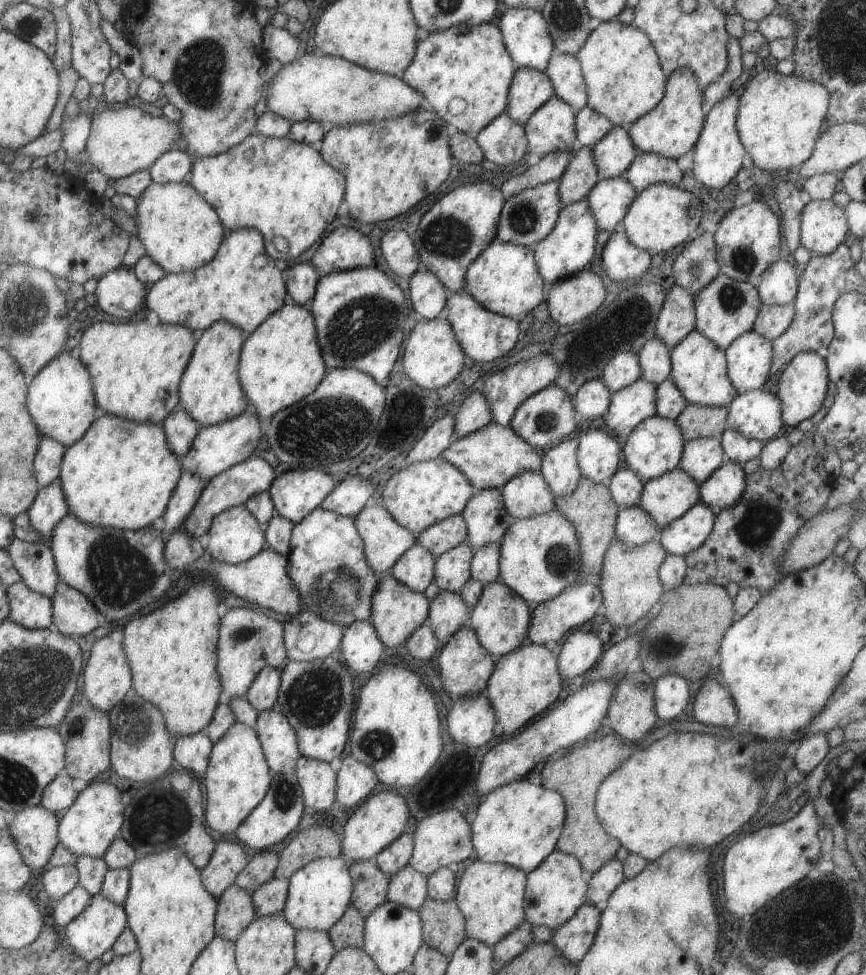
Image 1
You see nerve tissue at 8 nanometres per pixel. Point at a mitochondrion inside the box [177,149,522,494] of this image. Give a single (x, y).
(304, 434)

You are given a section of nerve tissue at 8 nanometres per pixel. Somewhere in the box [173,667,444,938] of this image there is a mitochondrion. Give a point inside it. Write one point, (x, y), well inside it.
(378, 744)

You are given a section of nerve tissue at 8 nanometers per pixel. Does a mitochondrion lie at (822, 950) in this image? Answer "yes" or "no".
yes

